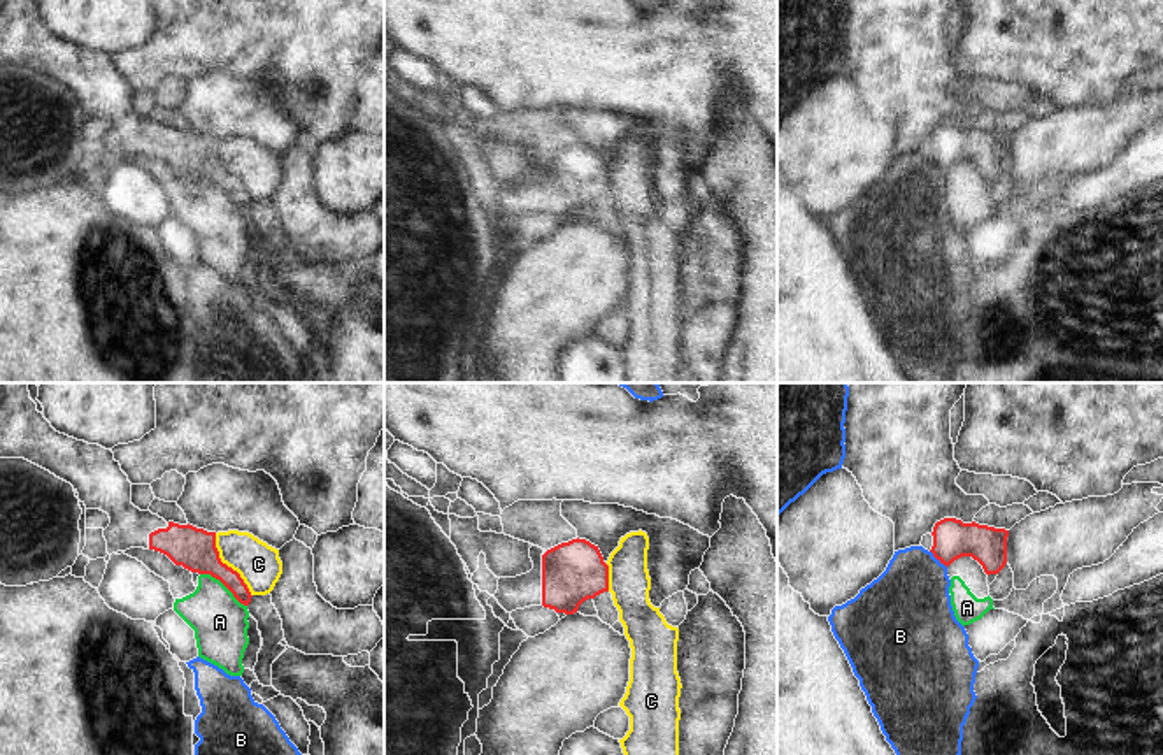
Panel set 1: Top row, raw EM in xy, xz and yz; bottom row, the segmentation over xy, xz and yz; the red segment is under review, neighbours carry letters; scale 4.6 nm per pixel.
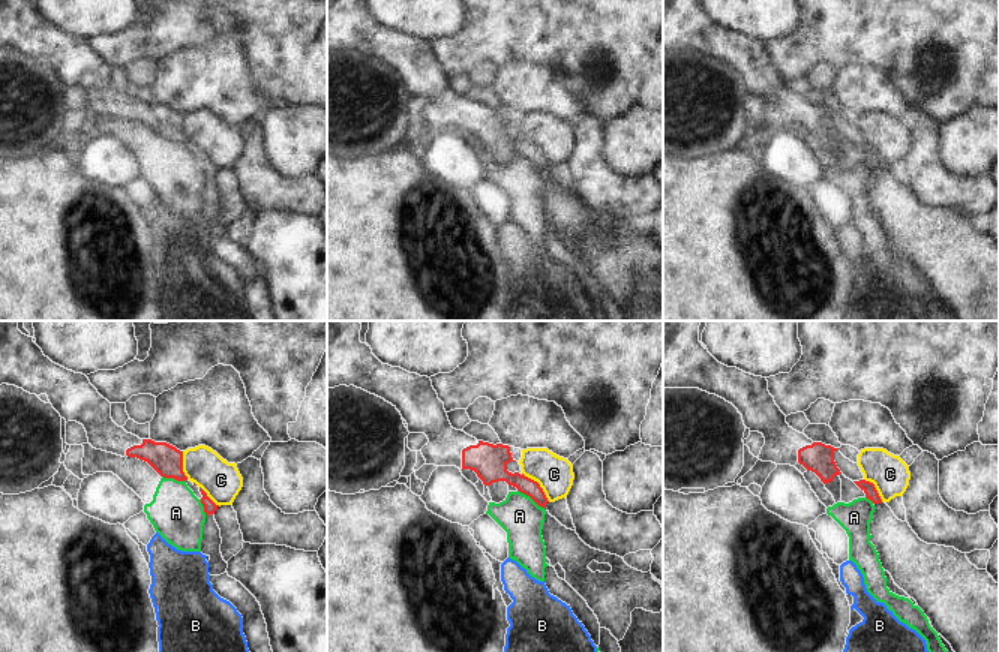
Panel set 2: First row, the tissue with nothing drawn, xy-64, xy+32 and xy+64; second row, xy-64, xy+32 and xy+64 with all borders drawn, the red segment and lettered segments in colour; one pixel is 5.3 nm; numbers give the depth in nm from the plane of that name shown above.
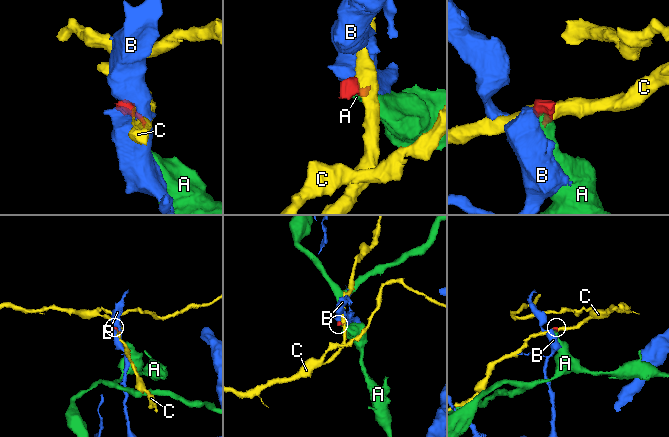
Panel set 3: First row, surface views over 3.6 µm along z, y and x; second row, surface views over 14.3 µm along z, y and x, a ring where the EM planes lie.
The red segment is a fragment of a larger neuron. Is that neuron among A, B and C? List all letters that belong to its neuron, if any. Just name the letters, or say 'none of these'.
none of these

